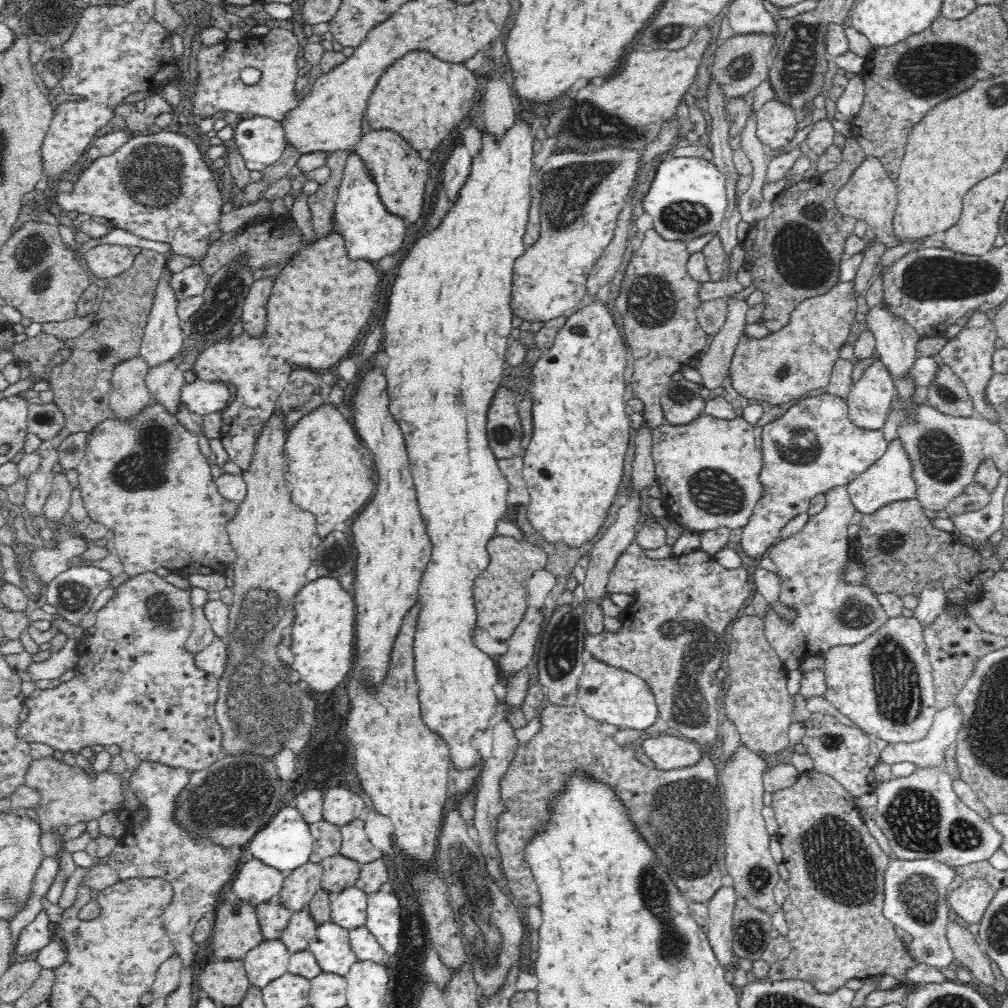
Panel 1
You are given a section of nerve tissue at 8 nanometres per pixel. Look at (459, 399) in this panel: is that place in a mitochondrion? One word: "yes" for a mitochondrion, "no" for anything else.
yes

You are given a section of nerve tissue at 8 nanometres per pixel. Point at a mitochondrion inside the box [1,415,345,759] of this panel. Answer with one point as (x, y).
(146, 468)

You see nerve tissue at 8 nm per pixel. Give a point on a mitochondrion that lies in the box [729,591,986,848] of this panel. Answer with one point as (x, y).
(898, 693)

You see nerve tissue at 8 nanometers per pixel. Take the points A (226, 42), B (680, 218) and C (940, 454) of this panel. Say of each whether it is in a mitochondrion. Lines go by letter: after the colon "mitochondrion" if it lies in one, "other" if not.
A: other
B: mitochondrion
C: mitochondrion

